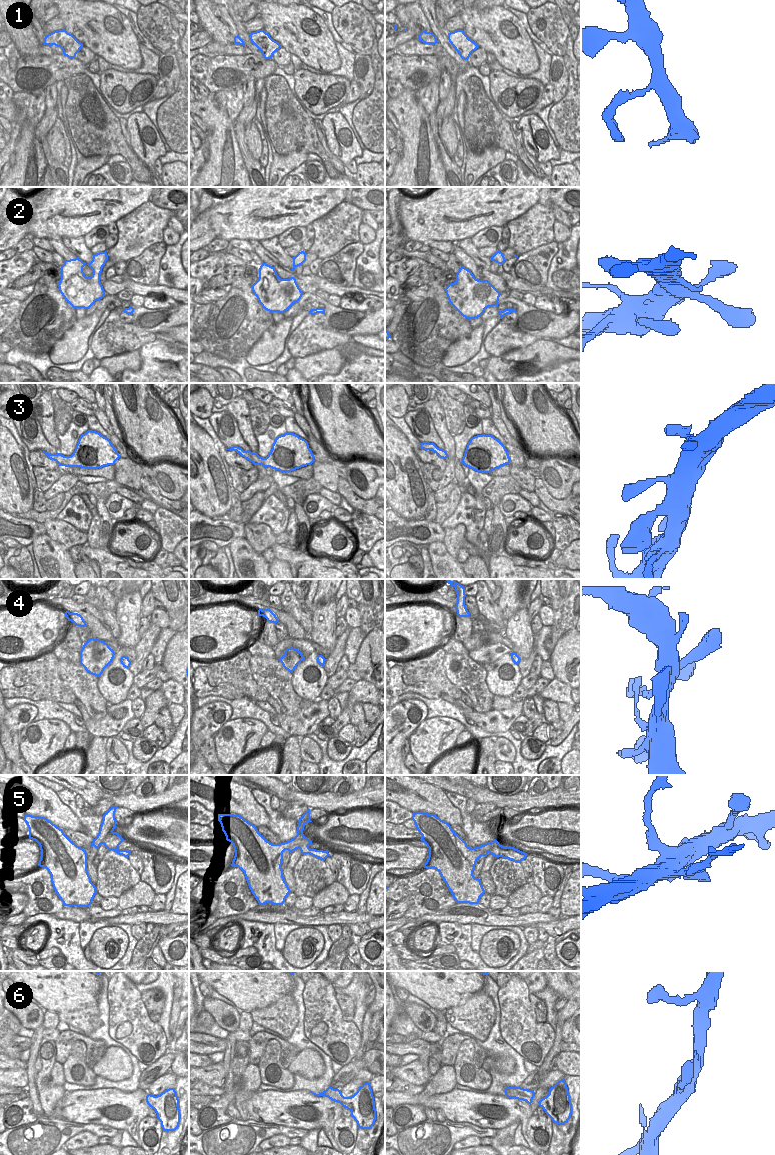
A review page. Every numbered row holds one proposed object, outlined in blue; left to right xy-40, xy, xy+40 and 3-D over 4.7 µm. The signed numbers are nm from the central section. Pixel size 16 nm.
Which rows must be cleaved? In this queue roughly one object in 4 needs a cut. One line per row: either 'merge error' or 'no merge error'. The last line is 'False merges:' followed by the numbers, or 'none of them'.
1: no merge error
2: no merge error
3: no merge error
4: no merge error
5: merge error
6: no merge error
False merges: 5

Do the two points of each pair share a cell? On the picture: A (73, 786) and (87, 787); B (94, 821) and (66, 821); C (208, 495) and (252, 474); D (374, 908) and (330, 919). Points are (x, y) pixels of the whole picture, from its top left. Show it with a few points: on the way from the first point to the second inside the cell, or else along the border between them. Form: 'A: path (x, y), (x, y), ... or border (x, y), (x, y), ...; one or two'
A: path (76, 786), (84, 787); one
B: border (64, 804), (77, 817), (84, 831); two
C: border (231, 484), (234, 489); two
D: border (366, 912), (374, 916); two

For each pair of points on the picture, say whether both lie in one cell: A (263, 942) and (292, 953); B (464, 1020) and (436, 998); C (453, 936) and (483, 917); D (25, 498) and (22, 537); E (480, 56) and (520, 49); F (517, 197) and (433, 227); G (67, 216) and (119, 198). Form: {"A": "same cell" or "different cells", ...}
{"A": "different cells", "B": "different cells", "C": "different cells", "D": "different cells", "E": "different cells", "F": "same cell", "G": "same cell"}

